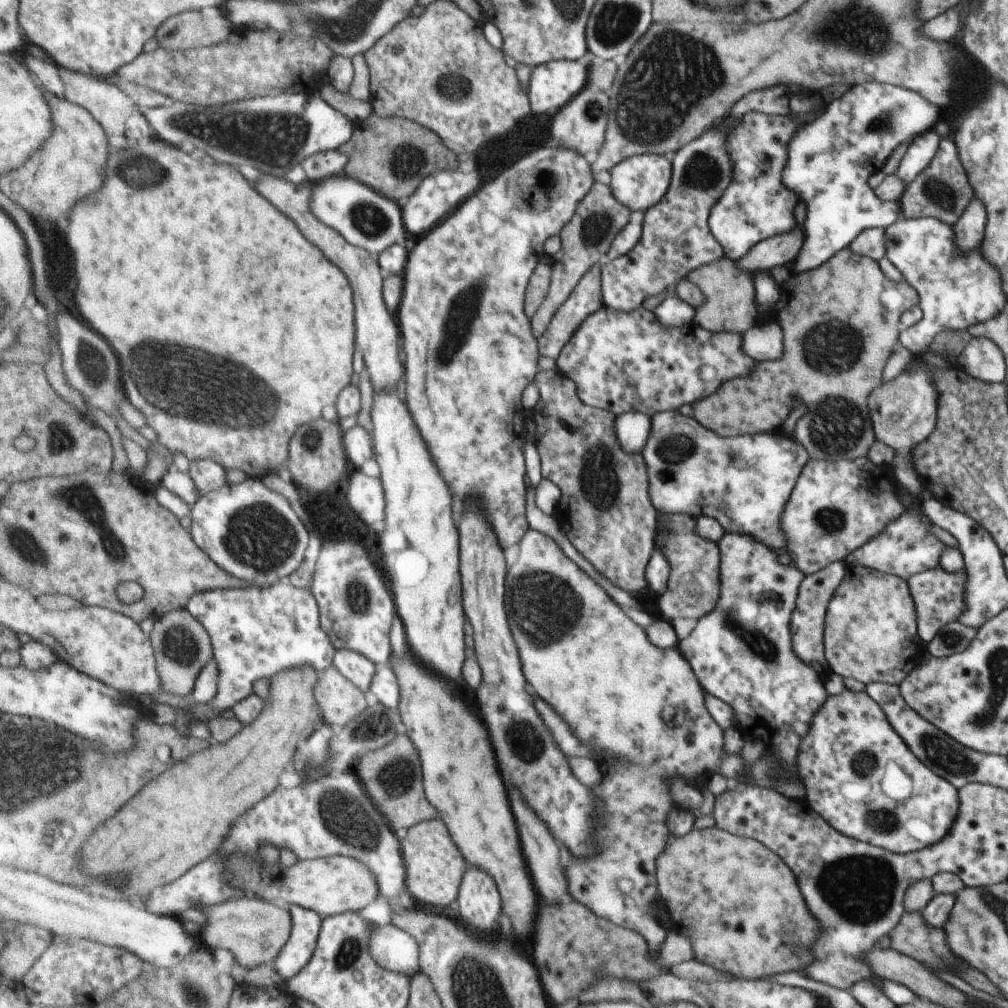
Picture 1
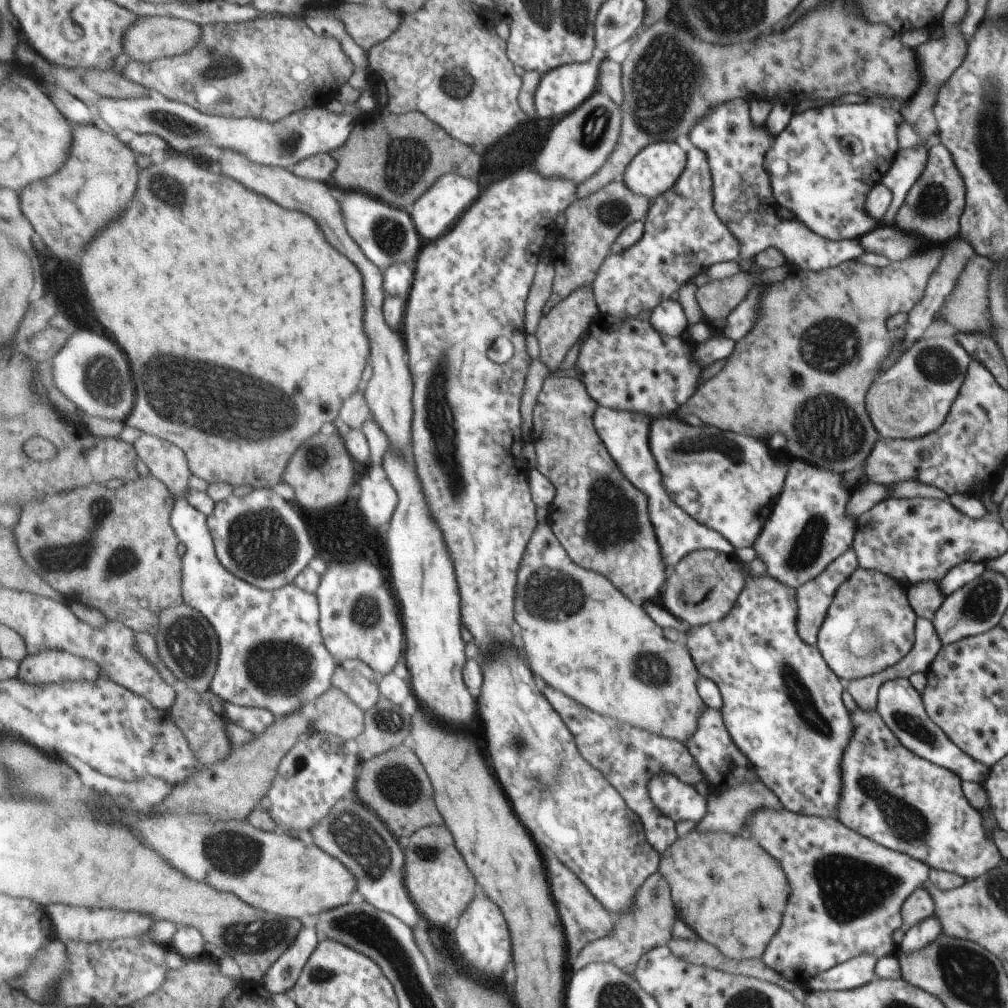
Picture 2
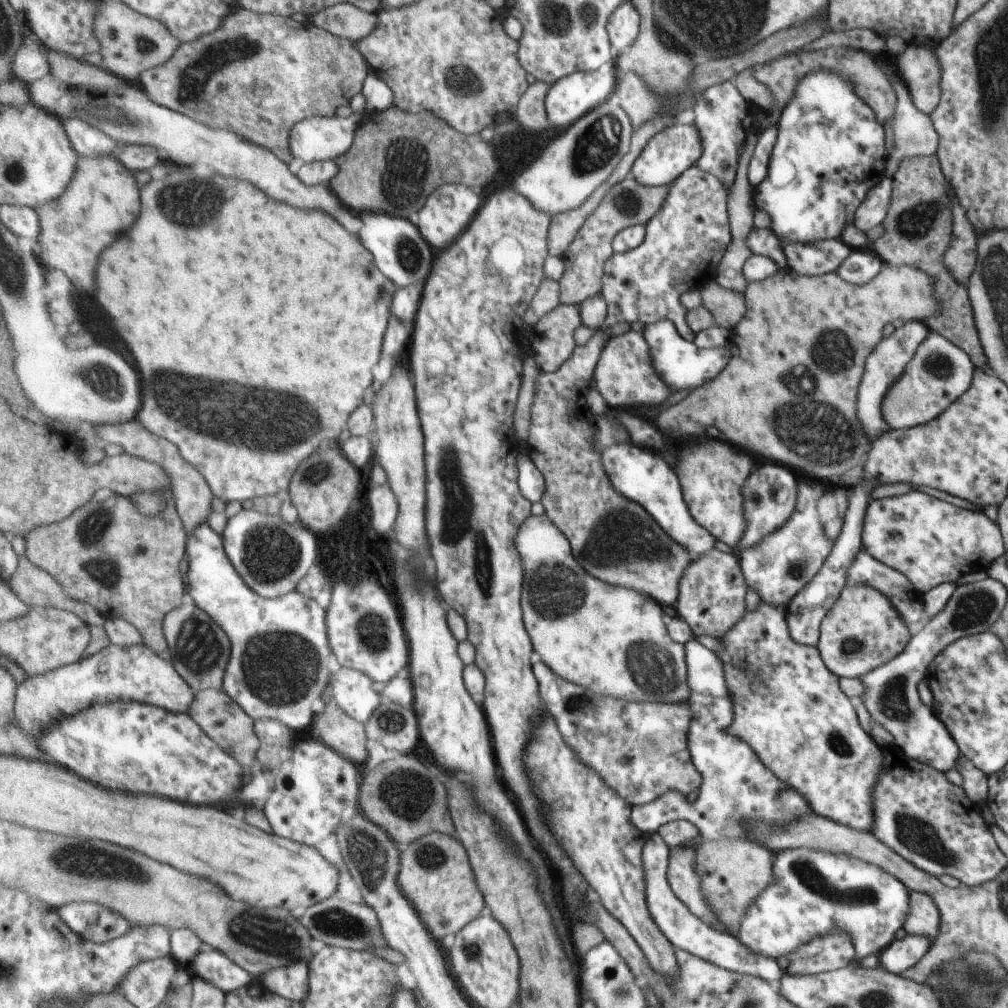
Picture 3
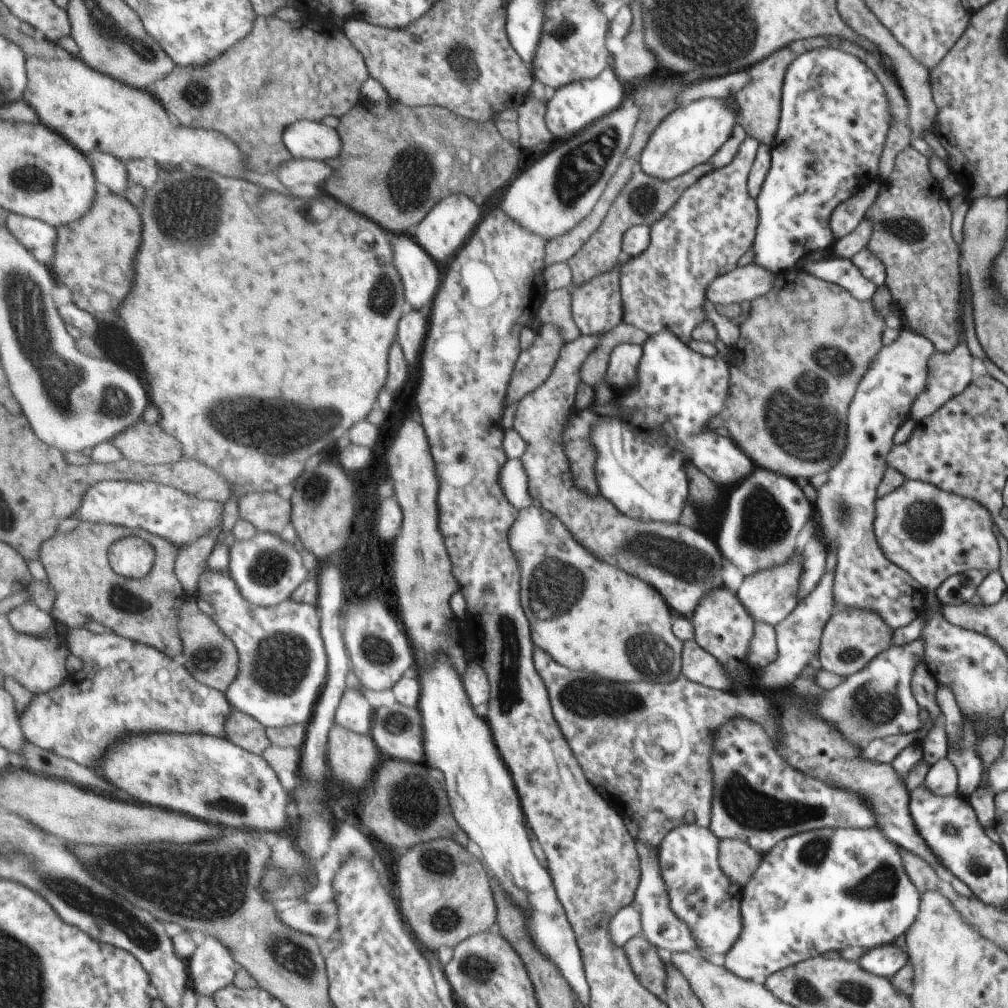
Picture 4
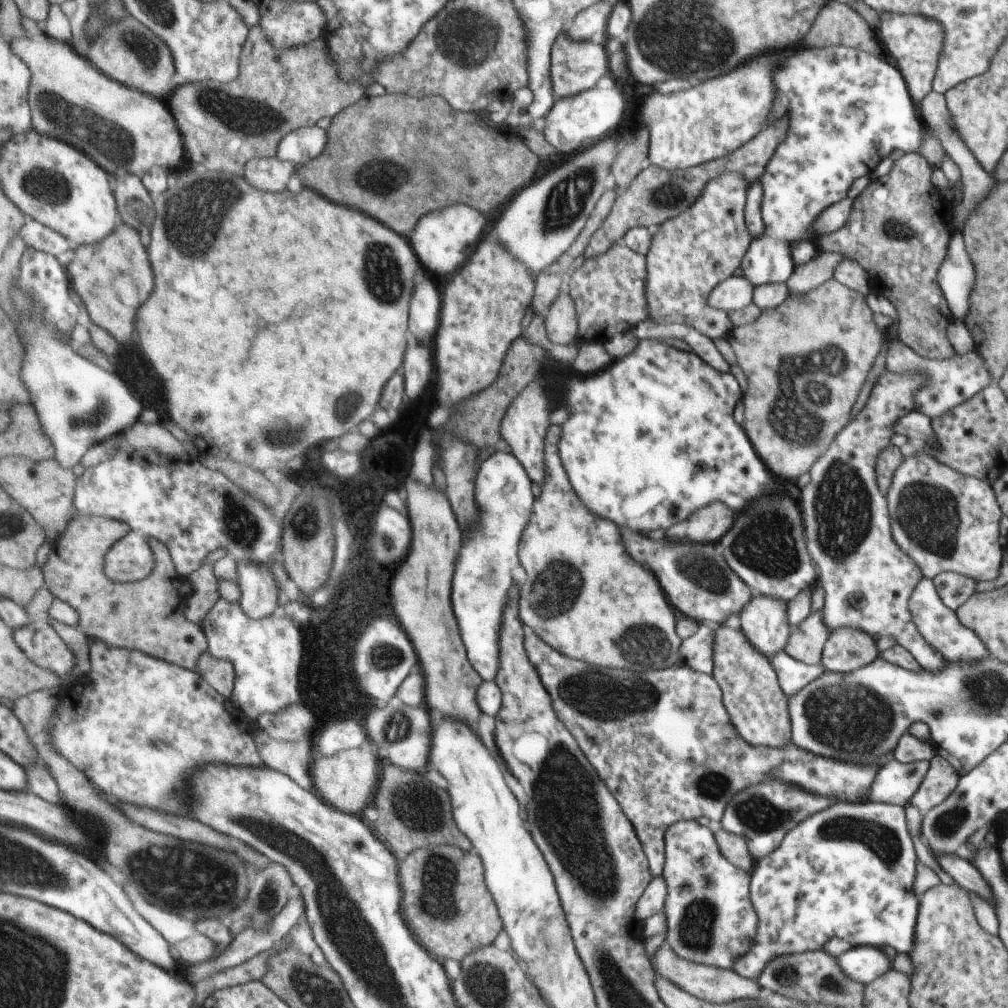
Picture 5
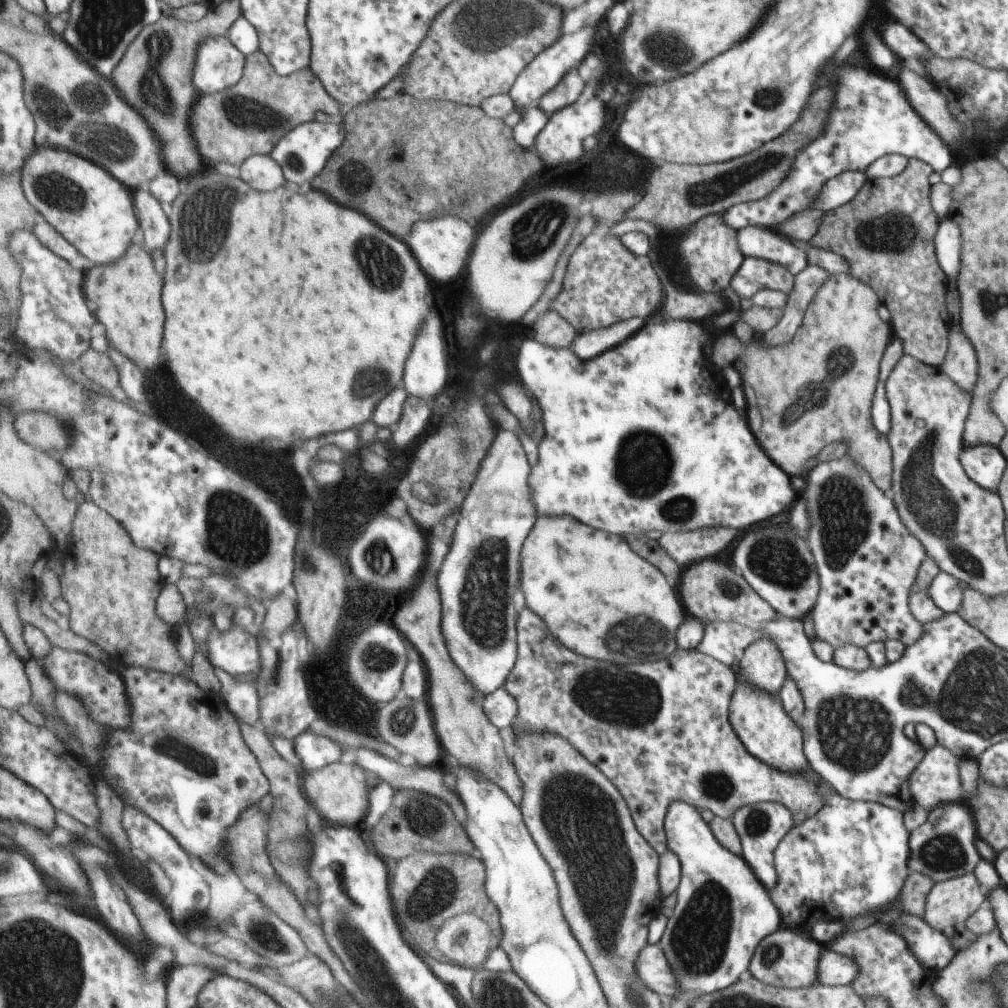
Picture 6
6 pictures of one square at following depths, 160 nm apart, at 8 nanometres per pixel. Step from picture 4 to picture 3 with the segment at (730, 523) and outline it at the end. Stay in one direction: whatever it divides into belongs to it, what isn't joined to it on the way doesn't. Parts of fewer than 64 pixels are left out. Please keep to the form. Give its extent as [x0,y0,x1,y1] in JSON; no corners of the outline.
[736,464,795,552]

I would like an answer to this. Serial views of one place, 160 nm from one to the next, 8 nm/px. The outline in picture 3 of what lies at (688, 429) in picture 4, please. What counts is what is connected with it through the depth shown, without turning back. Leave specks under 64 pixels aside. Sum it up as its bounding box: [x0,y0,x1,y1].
[602,319,731,557]

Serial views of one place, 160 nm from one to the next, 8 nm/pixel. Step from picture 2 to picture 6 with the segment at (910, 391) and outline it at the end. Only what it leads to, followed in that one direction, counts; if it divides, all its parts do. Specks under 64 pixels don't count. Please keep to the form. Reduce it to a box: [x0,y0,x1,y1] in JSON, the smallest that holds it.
[934,216,960,283]

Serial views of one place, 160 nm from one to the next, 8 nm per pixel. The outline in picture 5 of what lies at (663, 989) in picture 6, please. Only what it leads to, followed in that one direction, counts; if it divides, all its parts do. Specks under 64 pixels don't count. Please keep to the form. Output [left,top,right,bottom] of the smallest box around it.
[649,941,762,1003]

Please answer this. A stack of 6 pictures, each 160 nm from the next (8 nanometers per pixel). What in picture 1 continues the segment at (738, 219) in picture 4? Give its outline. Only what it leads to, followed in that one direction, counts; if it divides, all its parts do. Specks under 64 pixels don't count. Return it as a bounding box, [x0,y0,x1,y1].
[603,85,803,311]

